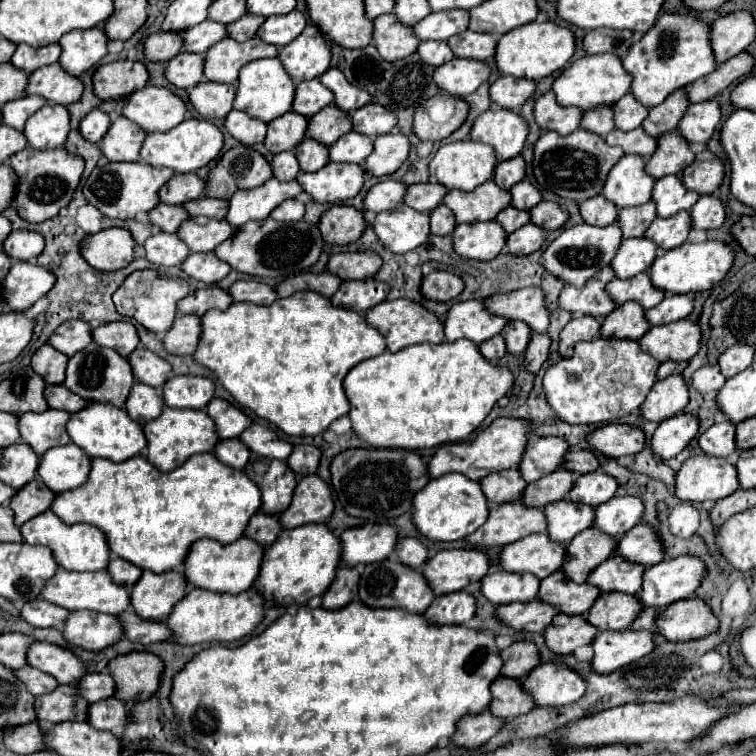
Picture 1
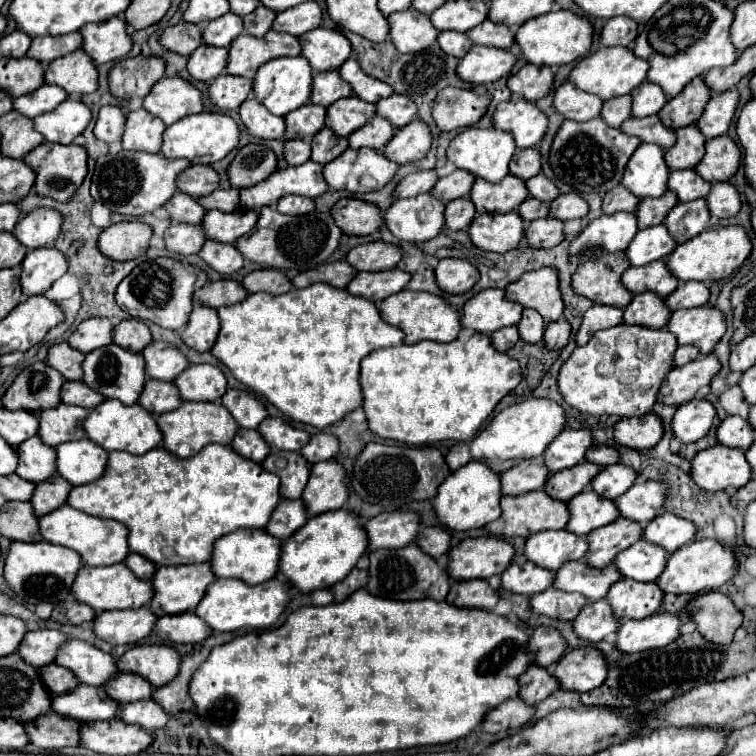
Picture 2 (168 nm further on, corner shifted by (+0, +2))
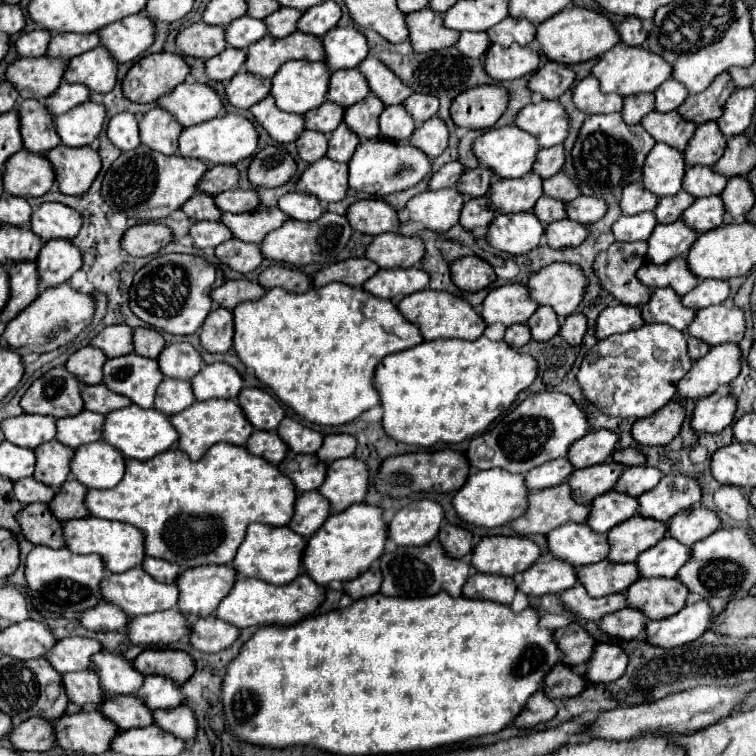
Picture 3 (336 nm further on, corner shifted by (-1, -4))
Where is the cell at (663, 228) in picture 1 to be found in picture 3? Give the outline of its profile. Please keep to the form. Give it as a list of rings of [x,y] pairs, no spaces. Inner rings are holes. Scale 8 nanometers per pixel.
[[[720,196],[698,198],[682,214],[684,224],[688,224],[688,228],[692,228],[698,234],[714,230],[716,226],[722,224],[722,218],[724,218],[724,204],[722,204]]]

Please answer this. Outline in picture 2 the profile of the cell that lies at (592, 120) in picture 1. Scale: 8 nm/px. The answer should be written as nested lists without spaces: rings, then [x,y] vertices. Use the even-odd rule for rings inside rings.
[[[625,94],[625,96],[617,96],[617,98],[611,98],[603,104],[603,110],[601,110],[601,118],[613,126],[613,128],[619,128],[629,116],[631,116],[631,94]]]

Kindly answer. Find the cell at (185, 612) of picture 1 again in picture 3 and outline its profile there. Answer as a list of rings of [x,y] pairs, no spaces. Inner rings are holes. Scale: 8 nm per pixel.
[[[300,574],[288,586],[272,586],[264,584],[262,580],[248,580],[238,578],[232,586],[232,592],[218,604],[216,618],[236,626],[292,626],[312,614],[324,600],[324,588],[314,584],[306,574]]]

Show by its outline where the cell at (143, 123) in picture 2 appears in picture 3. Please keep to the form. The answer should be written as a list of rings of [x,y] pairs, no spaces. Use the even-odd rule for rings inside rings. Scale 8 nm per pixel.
[[[160,106],[152,108],[148,114],[142,116],[138,128],[140,128],[140,142],[144,146],[166,156],[176,154],[182,126],[172,116],[168,116],[166,110],[162,110]]]

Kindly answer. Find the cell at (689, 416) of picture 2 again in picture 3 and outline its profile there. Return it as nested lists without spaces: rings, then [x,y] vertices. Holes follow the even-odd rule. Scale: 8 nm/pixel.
[[[714,392],[696,402],[690,426],[696,434],[718,434],[732,422],[734,412],[736,400],[728,394]]]

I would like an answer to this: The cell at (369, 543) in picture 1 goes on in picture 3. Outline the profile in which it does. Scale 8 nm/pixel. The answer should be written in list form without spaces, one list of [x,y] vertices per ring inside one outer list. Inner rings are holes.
[[[414,500],[404,506],[396,516],[388,522],[388,538],[396,542],[396,546],[424,546],[432,538],[436,538],[442,522],[442,506],[432,500]]]

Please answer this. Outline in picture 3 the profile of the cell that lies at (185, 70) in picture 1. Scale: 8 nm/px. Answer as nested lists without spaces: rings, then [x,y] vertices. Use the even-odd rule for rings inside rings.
[[[226,48],[218,56],[206,60],[206,76],[208,76],[208,80],[228,82],[234,74],[240,72],[244,60],[246,60],[246,52],[244,50]]]

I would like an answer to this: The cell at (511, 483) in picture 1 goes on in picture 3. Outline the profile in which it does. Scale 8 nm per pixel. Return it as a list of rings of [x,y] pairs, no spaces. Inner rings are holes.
[[[566,458],[560,460],[550,460],[548,464],[542,464],[540,468],[532,468],[526,478],[526,488],[528,490],[544,490],[550,486],[556,486],[560,482],[566,482],[566,478],[572,472],[572,464]]]

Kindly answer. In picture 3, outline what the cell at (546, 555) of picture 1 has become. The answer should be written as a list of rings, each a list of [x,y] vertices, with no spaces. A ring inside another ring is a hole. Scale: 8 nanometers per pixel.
[[[568,522],[548,536],[548,552],[560,560],[568,560],[574,568],[584,564],[594,564],[606,558],[608,542],[606,534],[596,534],[588,524]]]

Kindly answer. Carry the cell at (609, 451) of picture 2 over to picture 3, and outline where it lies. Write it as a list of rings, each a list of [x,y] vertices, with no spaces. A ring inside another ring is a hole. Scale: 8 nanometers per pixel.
[[[618,448],[618,450],[614,450],[612,460],[622,466],[638,466],[638,464],[646,462],[646,458],[636,448],[622,448],[622,450]]]

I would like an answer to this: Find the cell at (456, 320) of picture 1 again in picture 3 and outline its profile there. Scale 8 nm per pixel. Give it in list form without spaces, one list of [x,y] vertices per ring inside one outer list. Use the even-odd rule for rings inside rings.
[[[506,284],[492,288],[482,302],[482,320],[486,326],[502,322],[504,326],[526,324],[526,320],[536,312],[538,304],[528,298],[524,284]]]

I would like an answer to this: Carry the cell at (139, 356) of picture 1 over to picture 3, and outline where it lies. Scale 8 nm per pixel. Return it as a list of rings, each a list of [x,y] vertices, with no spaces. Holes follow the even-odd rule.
[[[186,342],[182,344],[170,344],[160,352],[156,358],[160,372],[166,378],[178,378],[178,380],[190,380],[196,376],[202,368],[202,358],[200,354]]]

